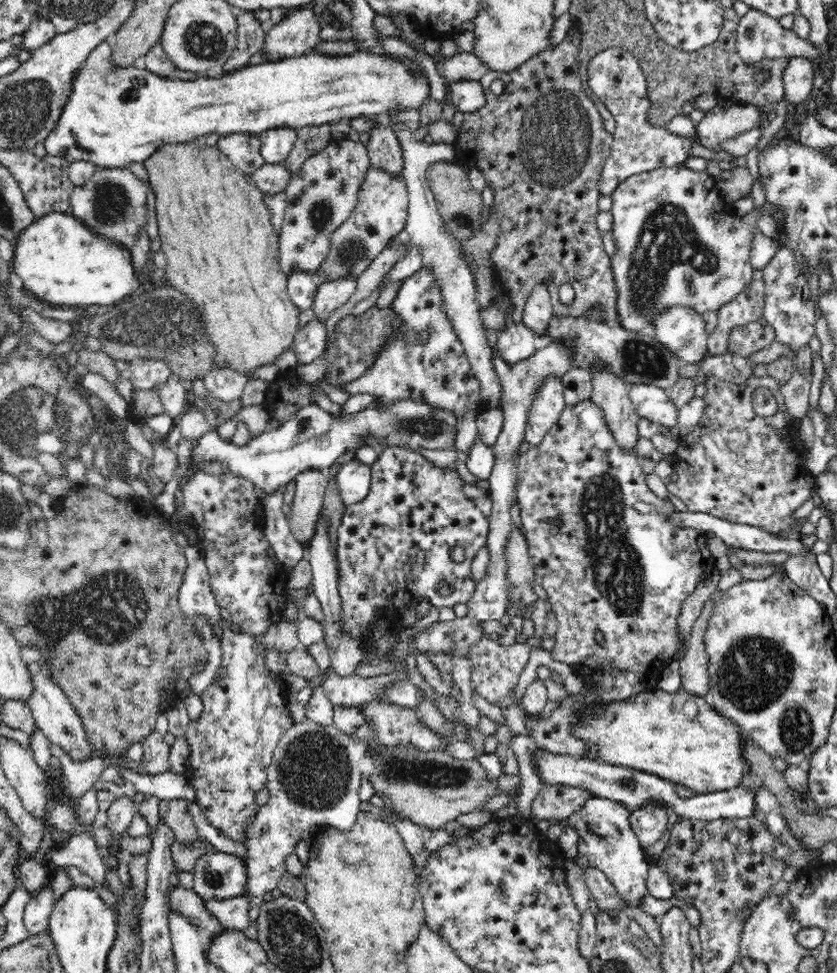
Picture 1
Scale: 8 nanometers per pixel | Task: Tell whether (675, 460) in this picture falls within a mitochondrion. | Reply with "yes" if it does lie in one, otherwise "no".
no

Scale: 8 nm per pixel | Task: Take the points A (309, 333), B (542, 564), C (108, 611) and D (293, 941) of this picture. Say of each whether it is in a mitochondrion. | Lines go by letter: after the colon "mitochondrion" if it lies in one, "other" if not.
A: other
B: other
C: mitochondrion
D: mitochondrion

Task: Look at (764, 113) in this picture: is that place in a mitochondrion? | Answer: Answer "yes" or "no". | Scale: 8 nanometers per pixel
no

